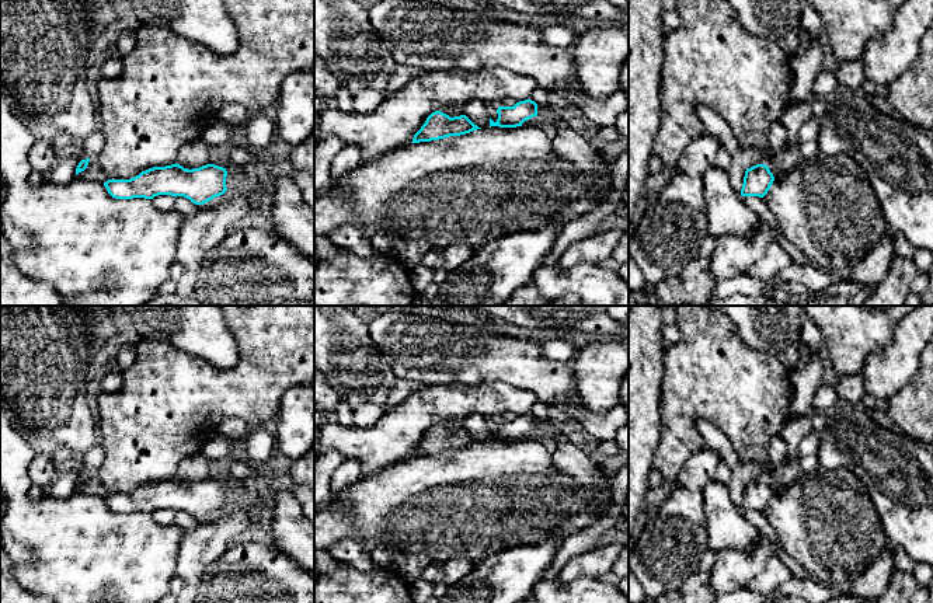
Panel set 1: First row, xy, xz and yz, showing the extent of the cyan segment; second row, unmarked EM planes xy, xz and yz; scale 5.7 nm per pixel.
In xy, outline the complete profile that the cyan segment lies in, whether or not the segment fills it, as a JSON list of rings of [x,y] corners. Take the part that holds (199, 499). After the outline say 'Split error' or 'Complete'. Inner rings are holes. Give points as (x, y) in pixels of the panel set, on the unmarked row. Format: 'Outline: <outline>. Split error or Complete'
Outline: [[[175,477],[149,482],[130,494],[108,494],[104,501],[115,513],[153,513],[159,509],[171,509],[203,519],[227,505],[226,491],[226,482],[215,478],[188,484]]]. Complete

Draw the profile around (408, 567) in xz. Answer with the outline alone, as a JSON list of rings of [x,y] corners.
[[[396,553],[389,569],[411,585],[431,562],[424,554]]]

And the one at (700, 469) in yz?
[[[709,447],[696,452],[679,474],[678,485],[689,489],[703,489],[716,478],[721,456]]]

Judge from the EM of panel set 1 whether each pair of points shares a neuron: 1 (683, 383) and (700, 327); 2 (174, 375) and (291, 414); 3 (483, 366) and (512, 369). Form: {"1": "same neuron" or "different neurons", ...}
{"1": "same neuron", "2": "different neurons", "3": "same neuron"}

